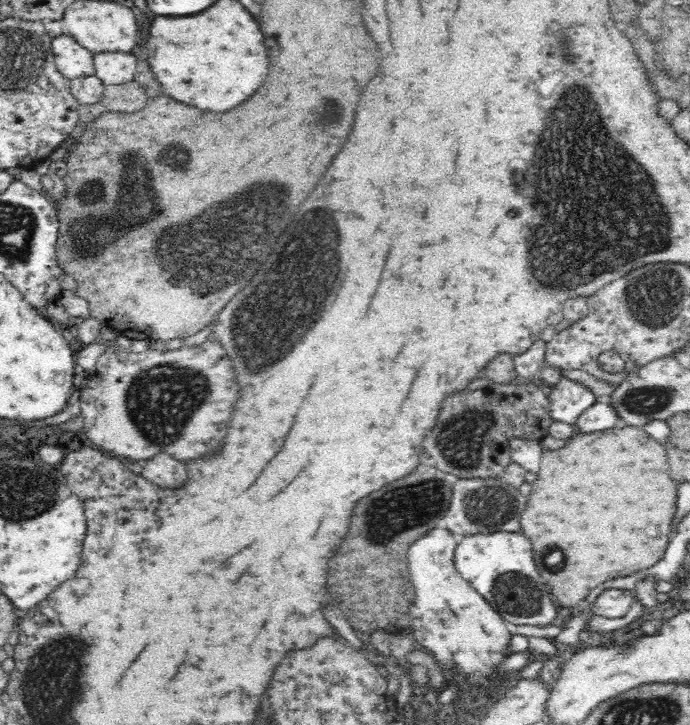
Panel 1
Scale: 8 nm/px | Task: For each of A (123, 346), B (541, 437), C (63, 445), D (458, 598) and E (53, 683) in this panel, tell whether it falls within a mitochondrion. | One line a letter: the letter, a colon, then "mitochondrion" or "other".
A: other
B: other
C: other
D: other
E: mitochondrion

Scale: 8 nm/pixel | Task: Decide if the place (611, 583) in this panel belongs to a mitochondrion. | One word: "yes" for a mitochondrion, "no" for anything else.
no

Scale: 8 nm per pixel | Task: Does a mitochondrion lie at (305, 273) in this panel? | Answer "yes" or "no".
yes

